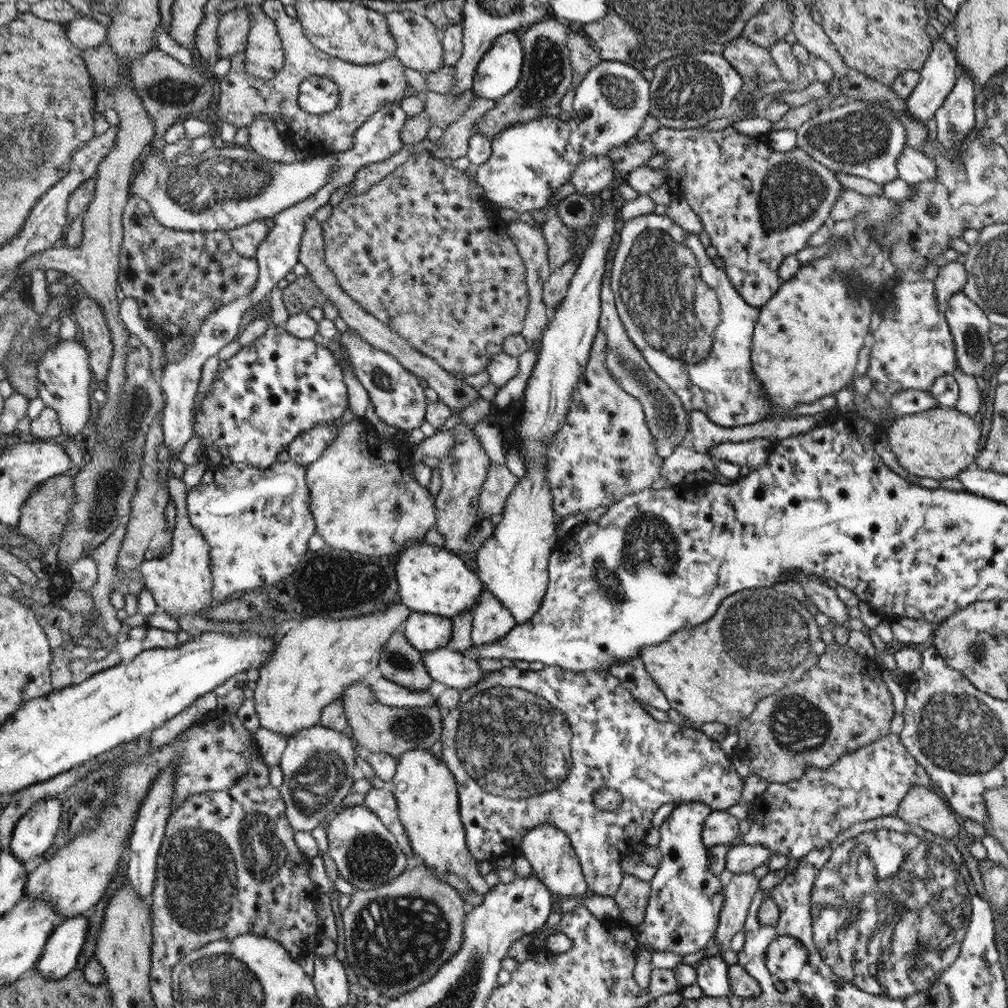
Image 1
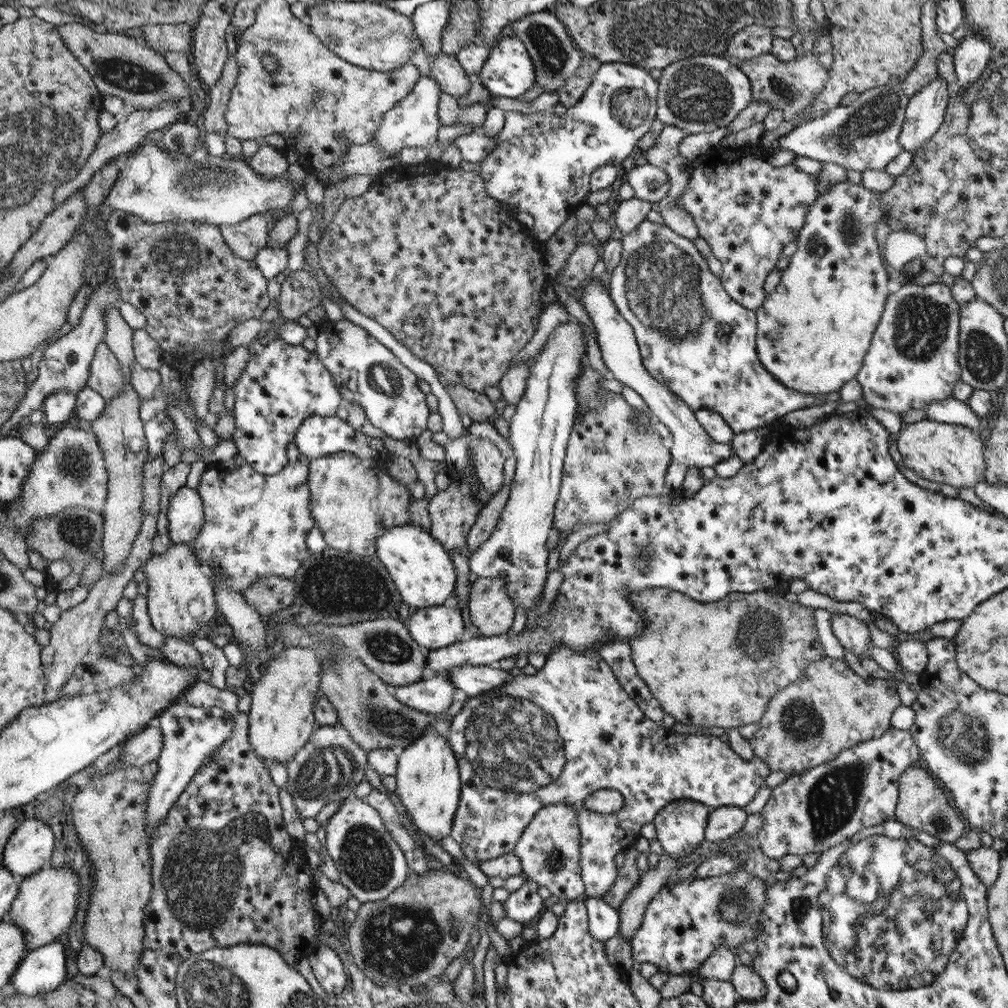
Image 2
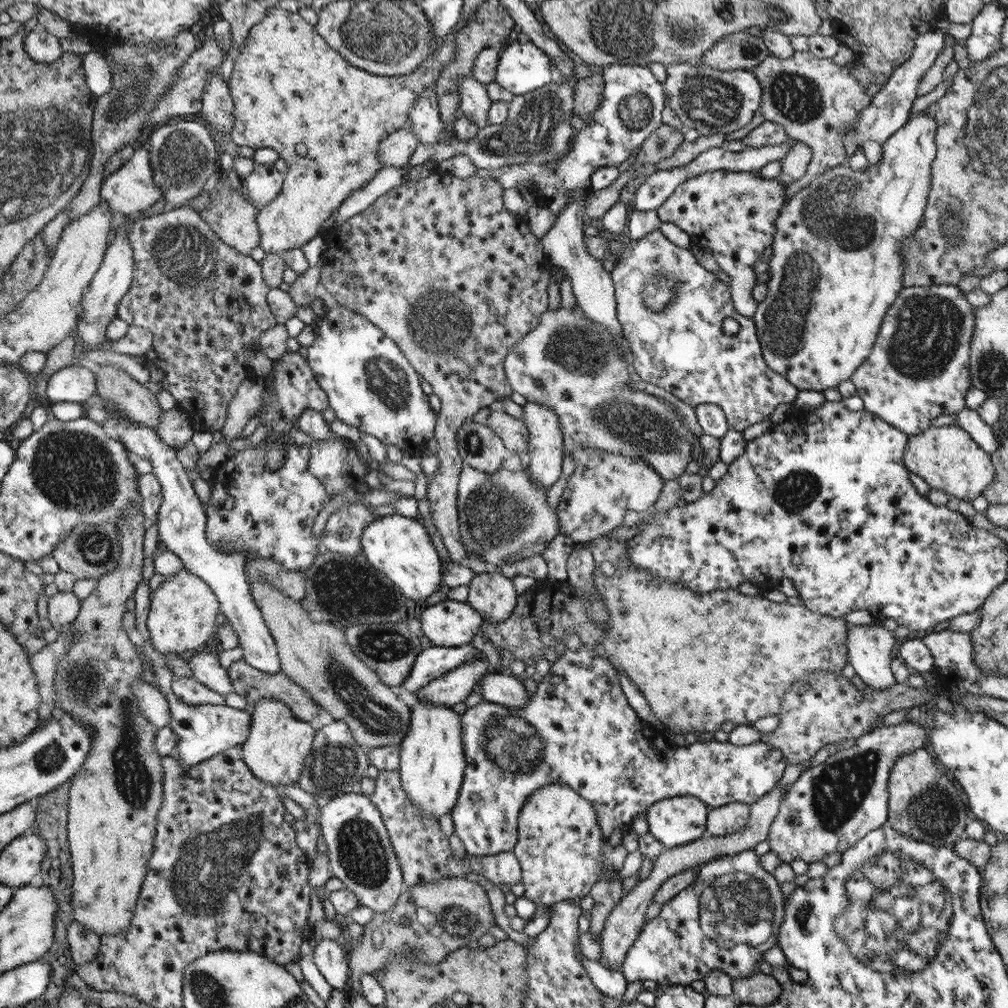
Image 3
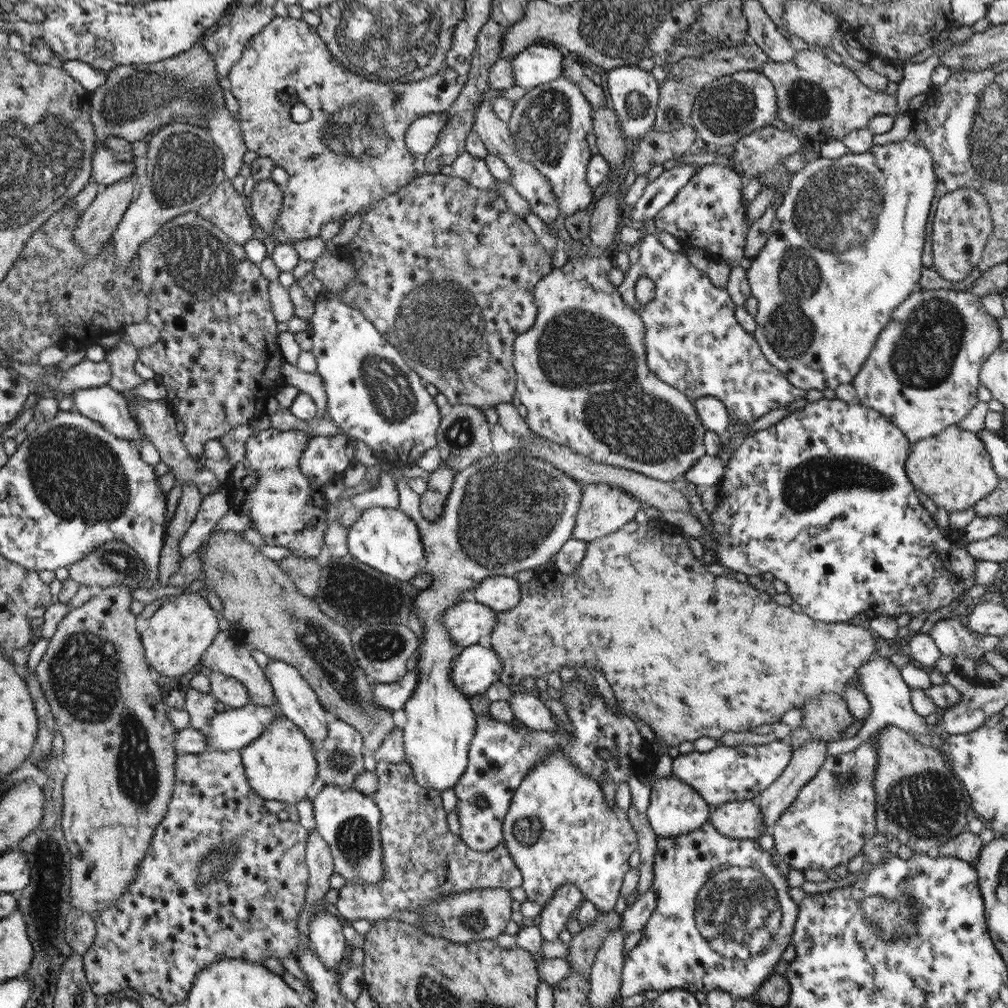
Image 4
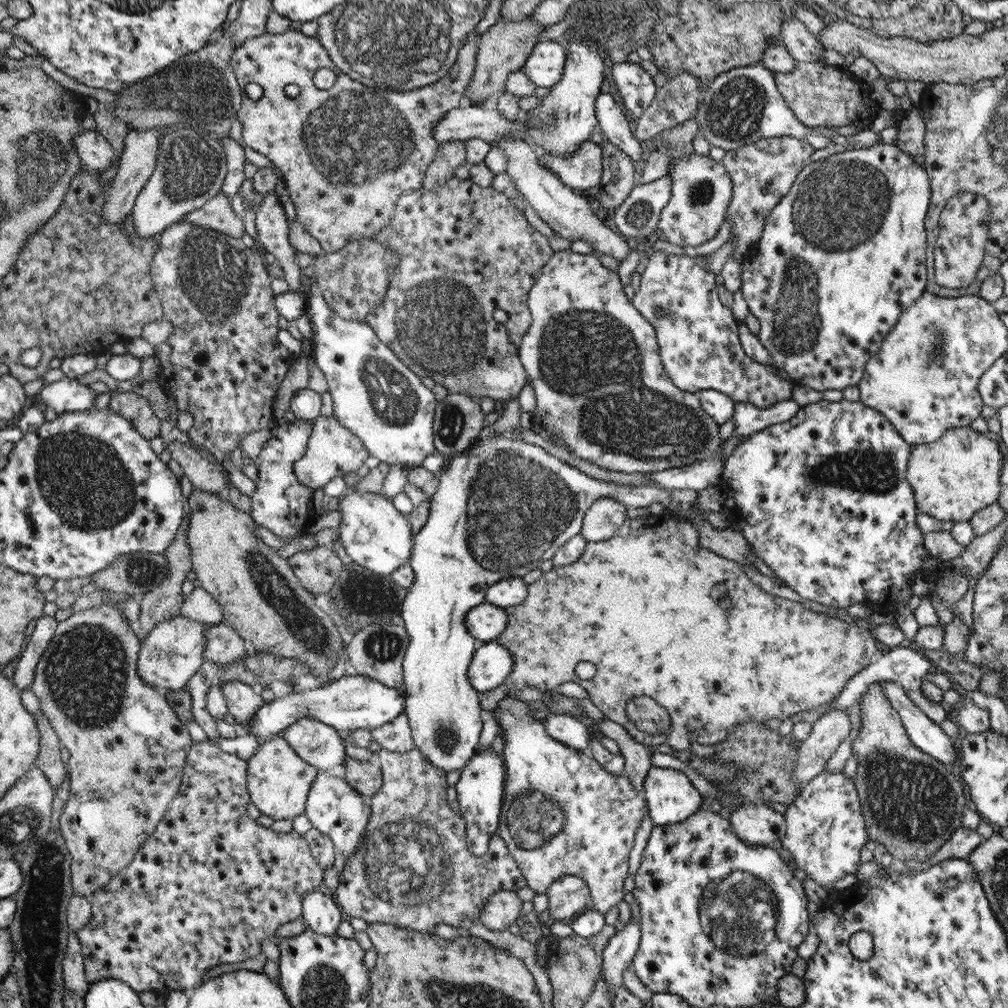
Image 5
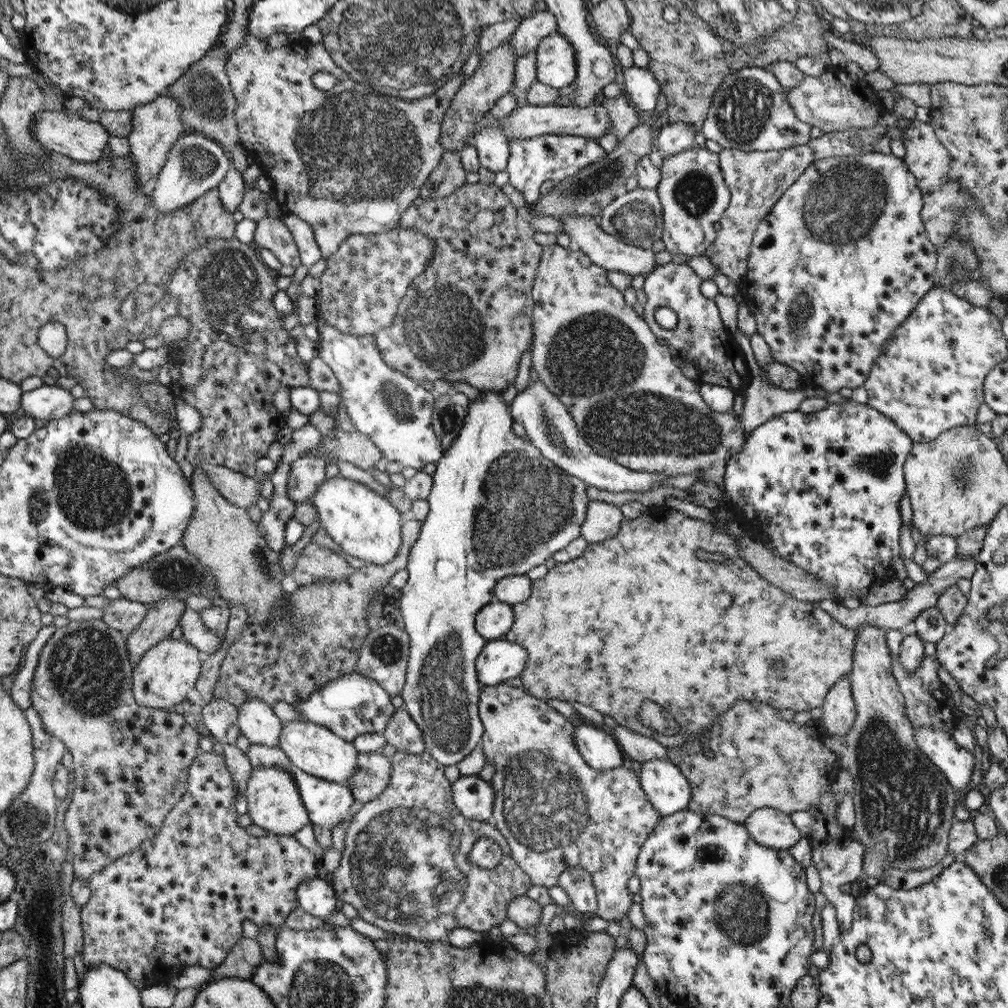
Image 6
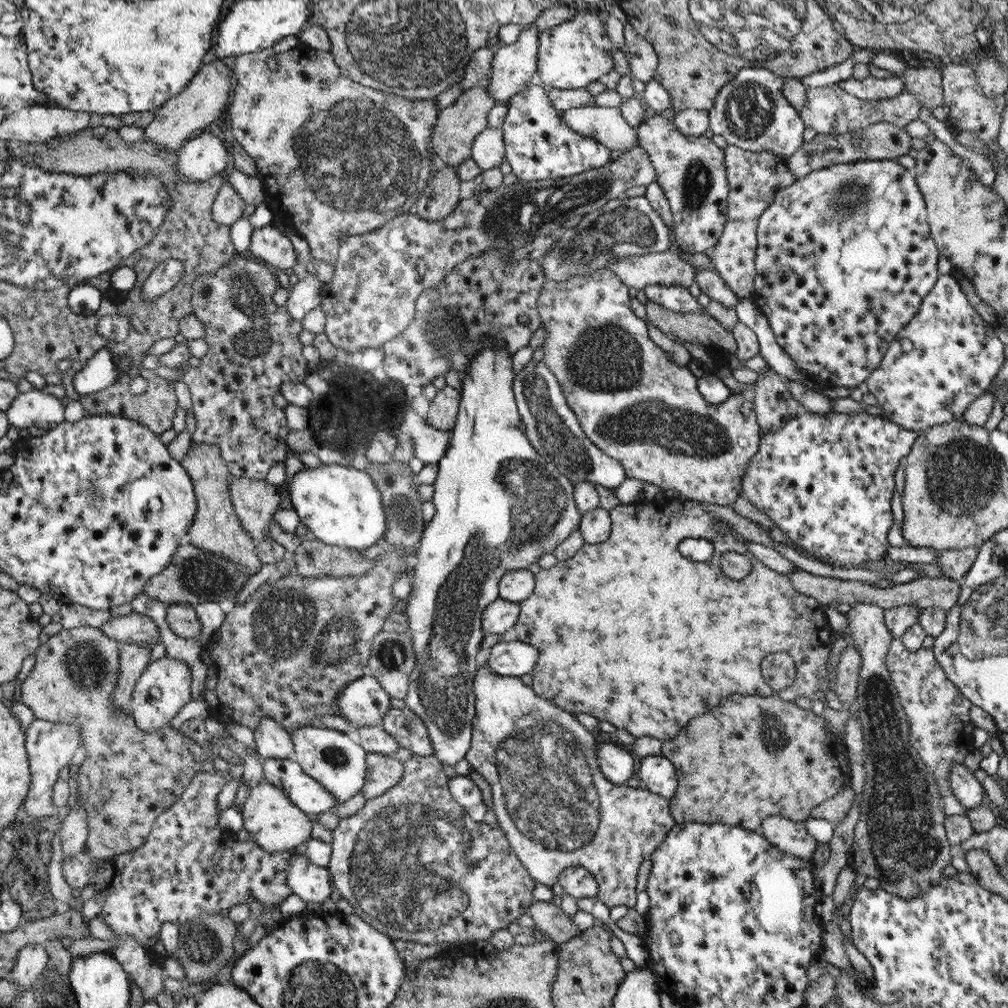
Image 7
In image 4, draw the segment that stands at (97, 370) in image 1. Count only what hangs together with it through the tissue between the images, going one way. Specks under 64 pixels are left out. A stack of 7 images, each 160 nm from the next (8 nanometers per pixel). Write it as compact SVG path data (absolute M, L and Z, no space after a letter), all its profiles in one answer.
M138 397L128 398L127 400L128 402L133 401L137 405L136 420L141 426L142 434L148 436L150 442L156 446L161 454L161 461L165 462L173 471L178 484L182 487L185 484L193 484L203 496L210 496L210 494L220 490L222 483L216 479L216 475L208 469L199 469L197 465L199 461L191 457L187 446L183 443L183 435L176 431L176 418L171 413L167 400L150 401Z

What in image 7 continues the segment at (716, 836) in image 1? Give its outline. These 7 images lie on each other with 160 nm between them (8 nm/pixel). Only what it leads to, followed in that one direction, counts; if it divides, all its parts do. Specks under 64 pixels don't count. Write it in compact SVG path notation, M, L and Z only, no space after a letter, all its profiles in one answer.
M779 814L765 818L758 832L780 850L809 861L818 846L803 822L794 822Z

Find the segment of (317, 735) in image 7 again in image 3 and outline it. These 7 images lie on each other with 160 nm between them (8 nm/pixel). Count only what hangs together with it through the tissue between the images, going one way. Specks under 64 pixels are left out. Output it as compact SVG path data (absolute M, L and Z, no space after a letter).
M114 401L104 402L105 408L110 412L121 412L119 417L112 417L111 422L116 428L118 441L125 448L138 454L140 458L152 462L152 474L159 480L162 487L163 502L158 514L158 538L167 546L167 552L176 554L184 570L202 577L219 596L220 608L225 618L230 621L232 629L236 632L239 646L243 650L243 658L250 666L276 674L281 671L282 661L279 659L279 651L266 627L260 609L256 606L248 578L244 568L247 564L242 552L235 552L226 555L223 552L214 550L206 537L207 514L204 507L200 505L200 498L193 488L193 481L190 479L187 470L177 459L177 451L164 443L153 429L132 423L129 416L121 410Z

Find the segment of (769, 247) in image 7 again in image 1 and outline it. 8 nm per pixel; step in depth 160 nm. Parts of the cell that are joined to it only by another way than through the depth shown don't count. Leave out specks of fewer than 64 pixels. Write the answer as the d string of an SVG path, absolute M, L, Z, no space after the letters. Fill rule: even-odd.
M939 35L919 71L920 83L904 100L911 118L932 127L936 111L956 86L958 66L952 47ZM842 237L827 256L801 263L798 272L779 286L771 300L758 308L759 315L751 344L751 361L755 380L763 384L763 391L771 400L772 407L763 420L790 419L791 410L798 403L811 403L847 388L853 380L859 352L864 347L864 338L870 332L872 324L872 305L869 296L866 296L868 287L878 285L883 275L879 260L875 260L866 250L860 256L854 256L852 246ZM847 276L860 280L862 285L851 286Z

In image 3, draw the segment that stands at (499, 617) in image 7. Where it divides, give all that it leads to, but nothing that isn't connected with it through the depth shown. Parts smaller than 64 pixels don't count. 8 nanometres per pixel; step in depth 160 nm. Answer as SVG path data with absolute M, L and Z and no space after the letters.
M446 598L426 607L420 620L422 634L436 647L471 644L483 625L483 615L467 601Z

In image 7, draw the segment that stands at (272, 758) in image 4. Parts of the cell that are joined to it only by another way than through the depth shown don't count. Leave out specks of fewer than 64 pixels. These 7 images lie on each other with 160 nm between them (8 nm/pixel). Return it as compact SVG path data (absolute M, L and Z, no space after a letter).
M265 781L251 787L248 798L240 810L243 818L243 828L248 830L250 841L259 844L268 852L282 852L302 847L311 838L311 816L300 809L287 796L287 793L279 788L279 785Z

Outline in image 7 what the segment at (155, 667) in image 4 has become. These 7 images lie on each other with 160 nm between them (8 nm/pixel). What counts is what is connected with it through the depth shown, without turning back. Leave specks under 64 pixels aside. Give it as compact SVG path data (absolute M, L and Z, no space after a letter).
M164 657L151 661L136 681L131 698L131 715L144 732L154 732L172 722L183 706L191 701L190 667L177 658Z

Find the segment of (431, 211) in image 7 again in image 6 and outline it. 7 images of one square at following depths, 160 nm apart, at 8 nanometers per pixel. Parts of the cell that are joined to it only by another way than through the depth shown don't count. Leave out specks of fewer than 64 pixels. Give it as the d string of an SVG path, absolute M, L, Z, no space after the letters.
M445 151L442 163L431 172L420 191L422 198L448 196L458 190L466 181L467 172L461 164L460 152Z

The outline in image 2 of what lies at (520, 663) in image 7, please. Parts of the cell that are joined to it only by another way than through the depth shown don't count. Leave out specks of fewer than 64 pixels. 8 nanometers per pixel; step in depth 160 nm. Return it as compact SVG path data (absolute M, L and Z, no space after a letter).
M444 674L396 687L395 696L410 708L437 716L447 712L454 700L455 684Z

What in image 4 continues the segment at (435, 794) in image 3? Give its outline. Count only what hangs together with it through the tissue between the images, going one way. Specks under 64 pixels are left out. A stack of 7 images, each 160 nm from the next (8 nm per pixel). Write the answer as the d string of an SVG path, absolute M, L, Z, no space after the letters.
M514 450L494 453L474 463L467 463L456 473L451 494L440 516L442 520L428 522L420 512L420 495L409 488L408 481L404 476L397 478L399 510L418 522L424 547L427 548L424 573L431 576L431 583L413 600L415 613L424 623L424 638L418 651L419 684L403 708L406 716L403 727L405 760L412 765L416 781L426 788L443 792L454 788L464 775L472 737L478 730L478 717L470 707L470 697L460 692L451 677L451 666L460 646L448 636L448 630L443 626L443 616L450 607L461 603L462 594L471 598L473 590L491 576L514 577L523 571L536 571L546 562L552 562L566 546L567 540L574 536L583 488L579 481L563 469L556 468L551 461L522 455Z

